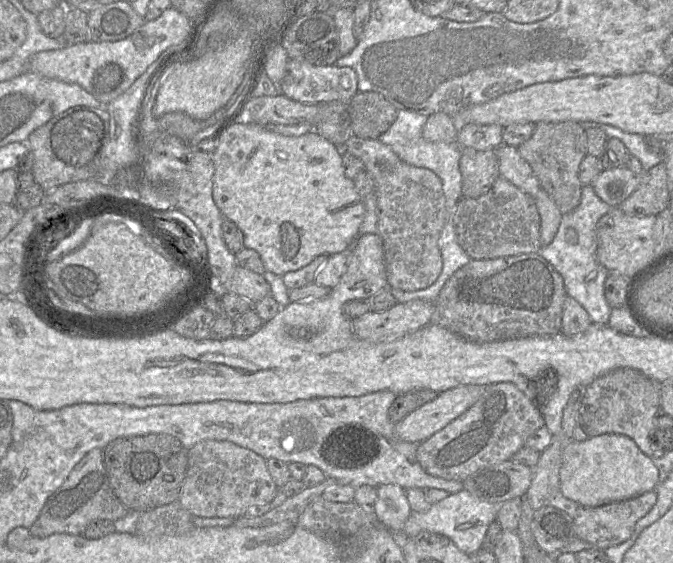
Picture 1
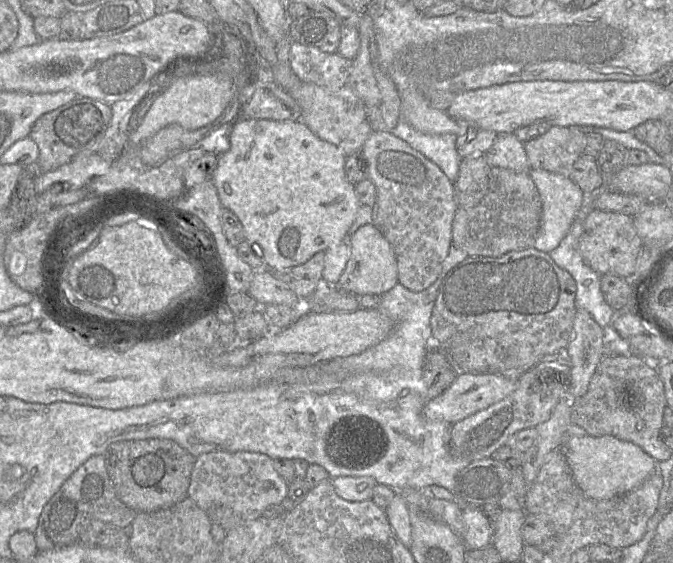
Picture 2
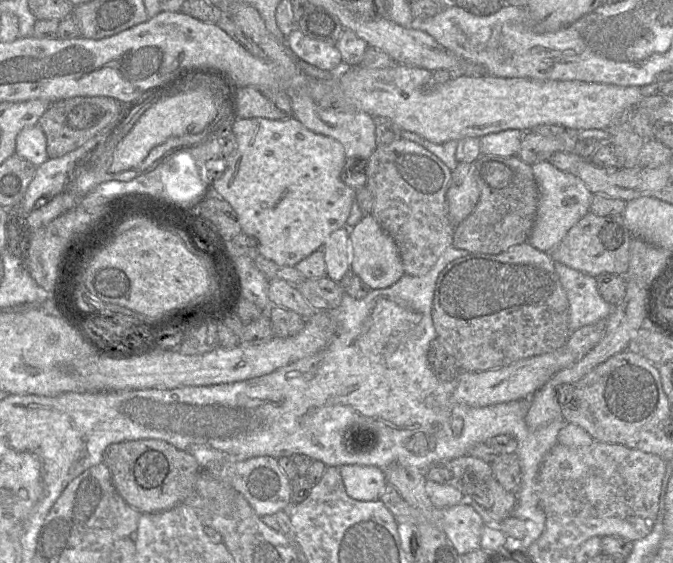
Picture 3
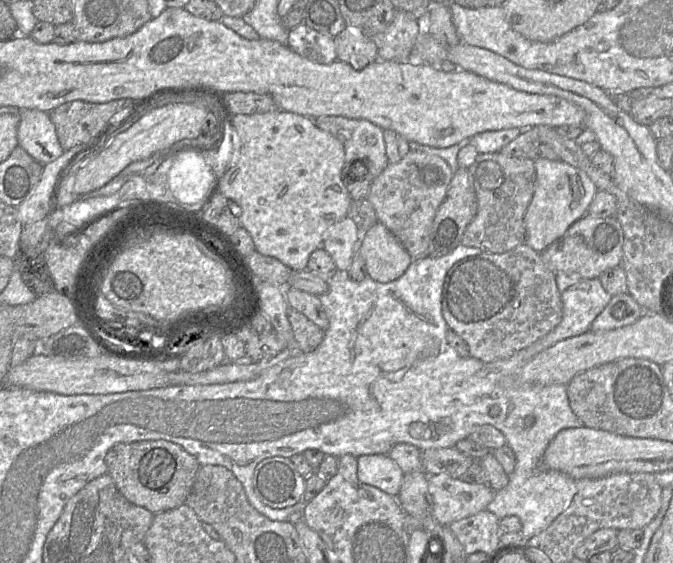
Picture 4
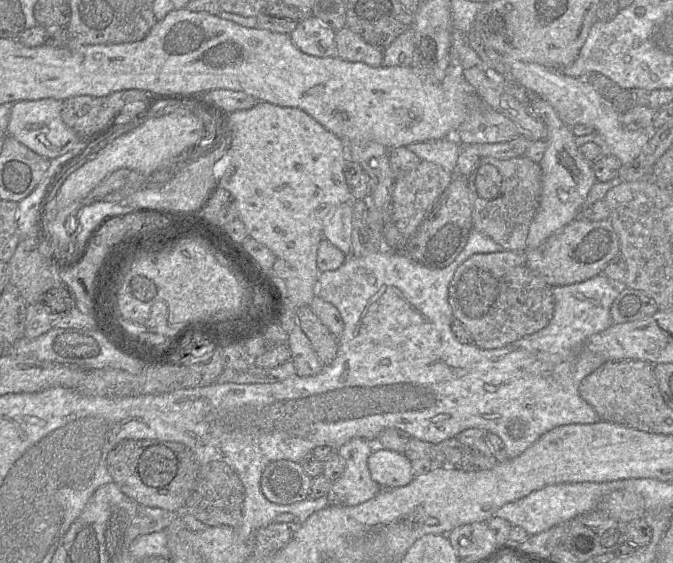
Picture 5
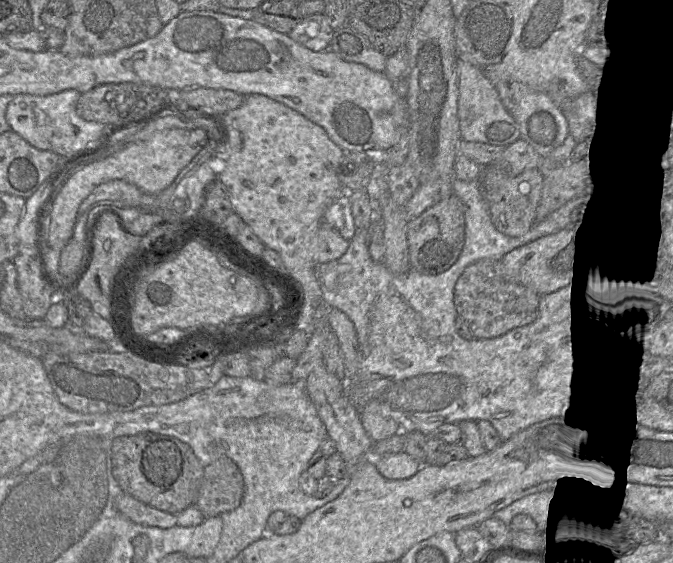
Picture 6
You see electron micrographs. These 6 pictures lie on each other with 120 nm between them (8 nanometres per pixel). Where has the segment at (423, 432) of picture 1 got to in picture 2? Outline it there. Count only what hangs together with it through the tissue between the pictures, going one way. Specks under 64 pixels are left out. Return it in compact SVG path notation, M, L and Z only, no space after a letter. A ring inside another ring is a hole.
M459 373L455 381L442 394L425 404L422 415L430 421L445 421L454 424L502 400L512 393L516 386L517 378L498 373Z

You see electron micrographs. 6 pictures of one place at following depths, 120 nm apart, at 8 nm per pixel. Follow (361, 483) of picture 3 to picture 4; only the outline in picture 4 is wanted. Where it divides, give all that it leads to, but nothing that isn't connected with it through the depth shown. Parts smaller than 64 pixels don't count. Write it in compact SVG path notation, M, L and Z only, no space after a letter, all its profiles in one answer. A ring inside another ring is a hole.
M388 454L363 455L357 462L357 476L362 483L398 495L405 474Z

